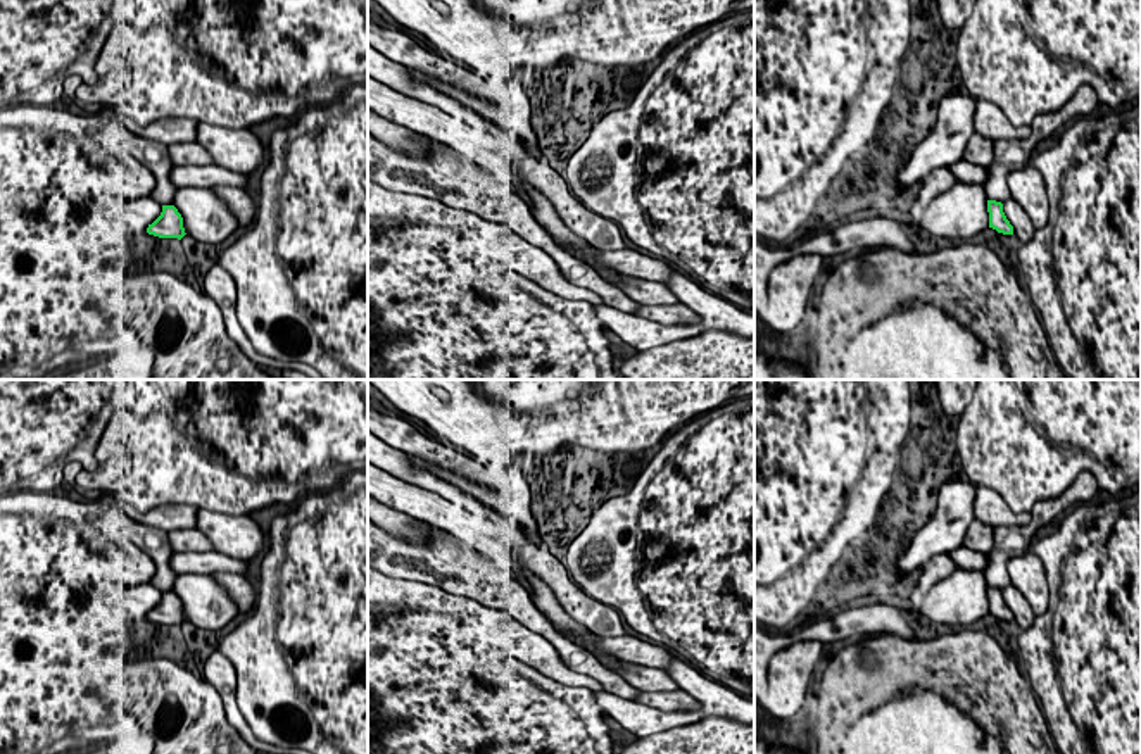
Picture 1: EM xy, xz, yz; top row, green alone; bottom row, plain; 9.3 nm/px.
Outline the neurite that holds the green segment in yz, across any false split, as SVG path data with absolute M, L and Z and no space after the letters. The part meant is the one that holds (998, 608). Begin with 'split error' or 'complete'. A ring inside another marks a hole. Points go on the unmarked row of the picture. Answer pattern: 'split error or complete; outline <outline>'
complete; outline M987 587L987 599L989 599L989 614L1003 621L1013 621L1013 613L1006 606L1001 588Z

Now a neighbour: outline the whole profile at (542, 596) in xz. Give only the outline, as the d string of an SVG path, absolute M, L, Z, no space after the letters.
M520 568L520 573L526 578L532 587L532 602L535 607L552 623L556 631L568 633L575 637L578 647L589 650L585 647L583 635L589 631L583 625L577 623L558 602L554 592L549 588L545 581L542 581L533 571L526 568Z

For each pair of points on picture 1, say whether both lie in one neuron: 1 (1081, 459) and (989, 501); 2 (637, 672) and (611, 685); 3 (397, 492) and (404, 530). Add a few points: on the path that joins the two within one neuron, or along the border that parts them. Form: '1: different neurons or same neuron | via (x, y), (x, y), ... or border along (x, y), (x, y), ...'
1: different neurons | border along (977, 485), (993, 489), (1015, 513), (1029, 513)
2: different neurons | border along (611, 670), (639, 691)
3: different neurons | border along (385, 504), (420, 521)

